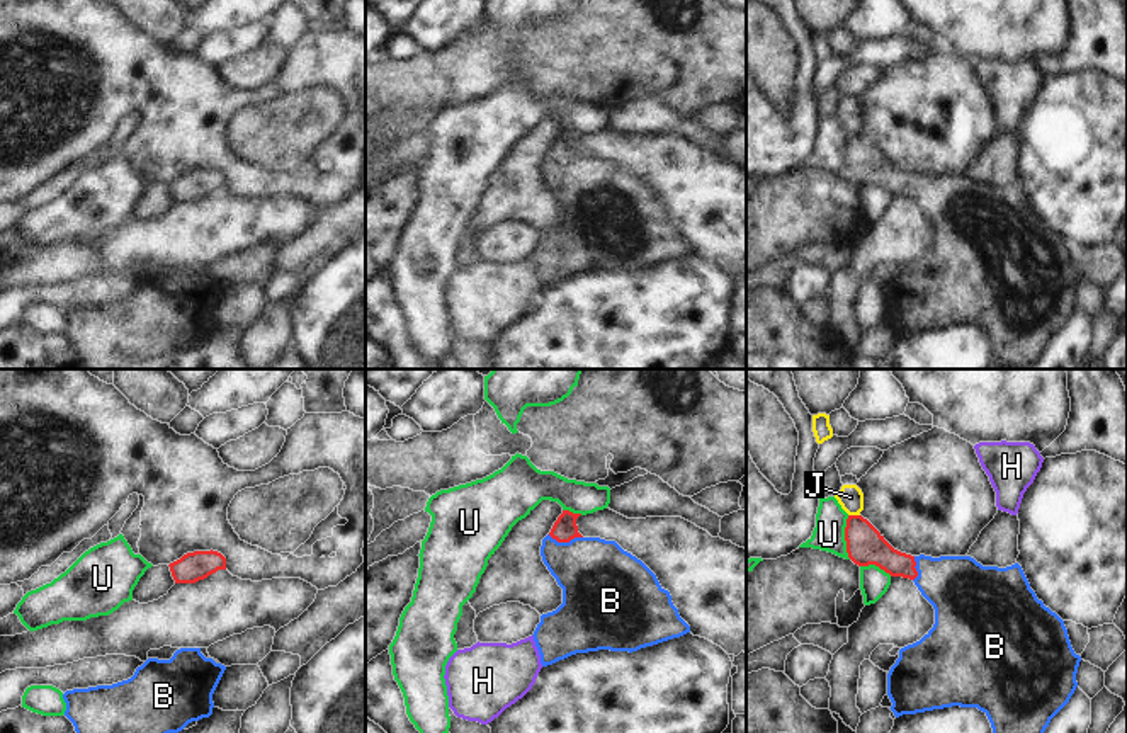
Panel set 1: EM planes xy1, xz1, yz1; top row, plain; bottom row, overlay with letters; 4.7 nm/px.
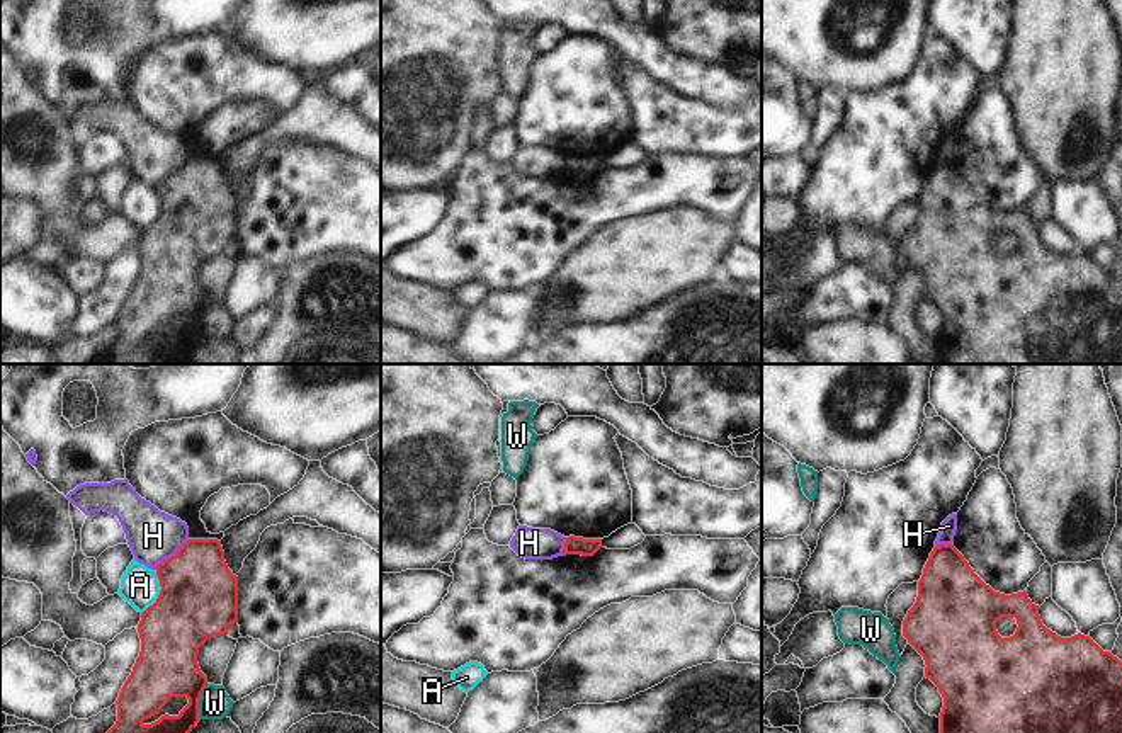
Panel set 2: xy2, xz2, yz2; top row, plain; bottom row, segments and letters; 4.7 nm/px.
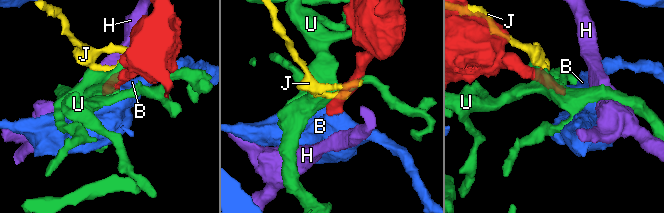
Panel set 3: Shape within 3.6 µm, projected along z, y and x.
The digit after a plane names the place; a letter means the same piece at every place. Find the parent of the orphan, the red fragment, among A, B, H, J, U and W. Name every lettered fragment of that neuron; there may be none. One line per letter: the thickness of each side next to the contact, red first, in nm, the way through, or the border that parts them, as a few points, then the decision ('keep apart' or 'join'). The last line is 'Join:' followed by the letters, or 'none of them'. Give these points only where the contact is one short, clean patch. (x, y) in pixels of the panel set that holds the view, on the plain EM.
A: 360 nm thick on the red side, 190 nm on the other; keep apart
B: 120 nm thick on the red side, 360 nm on the other; runs through xz1 (565, 148), (565, 160), (600, 199); join
H: 360 nm thick on the red side, 240 nm on the other; border along xy2 (189, 159), (155, 187); keep apart
J: 180 nm thick on the red side, 120 nm on the other; border along yz1 (849, 133), (859, 135); keep apart
U: 180 nm thick on the red side, 150 nm on the other; keep apart
W: 300 nm thick on the red side, 150 nm on the other; border along xy2 (208, 303), (199, 318), (199, 337); keep apart
Join: B

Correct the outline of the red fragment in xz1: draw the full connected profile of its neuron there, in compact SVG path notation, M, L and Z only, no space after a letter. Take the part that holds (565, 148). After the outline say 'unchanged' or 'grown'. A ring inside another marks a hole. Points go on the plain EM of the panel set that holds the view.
M563 129L541 165L544 184L563 207L563 223L542 233L532 253L542 286L598 269L632 272L690 252L656 194L615 160L583 156L576 145L580 134Z; grown

